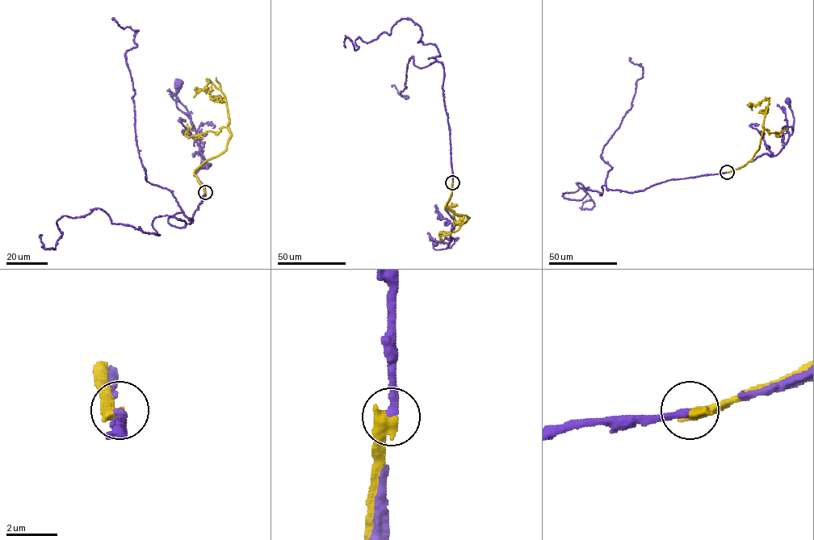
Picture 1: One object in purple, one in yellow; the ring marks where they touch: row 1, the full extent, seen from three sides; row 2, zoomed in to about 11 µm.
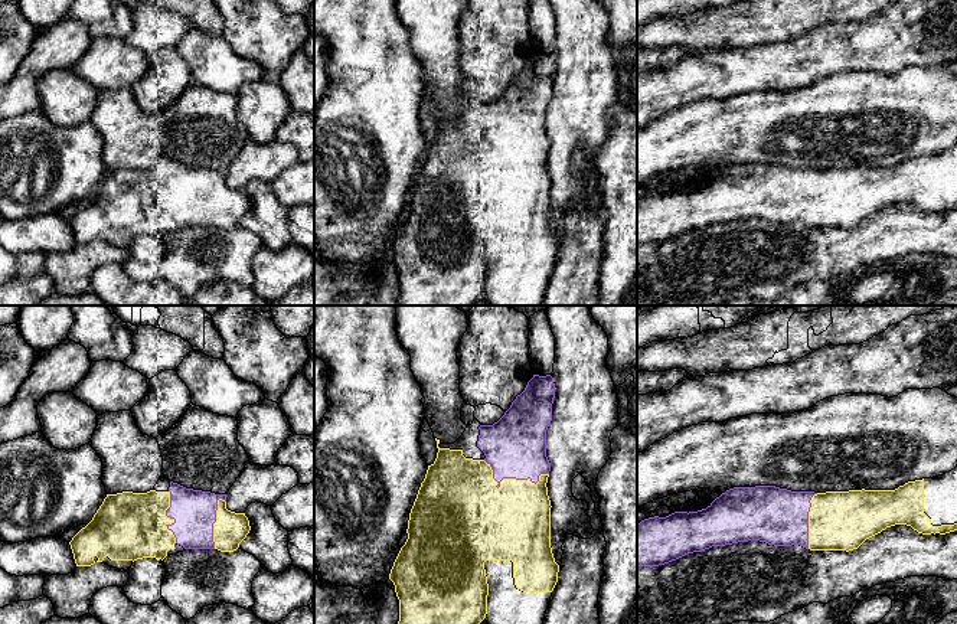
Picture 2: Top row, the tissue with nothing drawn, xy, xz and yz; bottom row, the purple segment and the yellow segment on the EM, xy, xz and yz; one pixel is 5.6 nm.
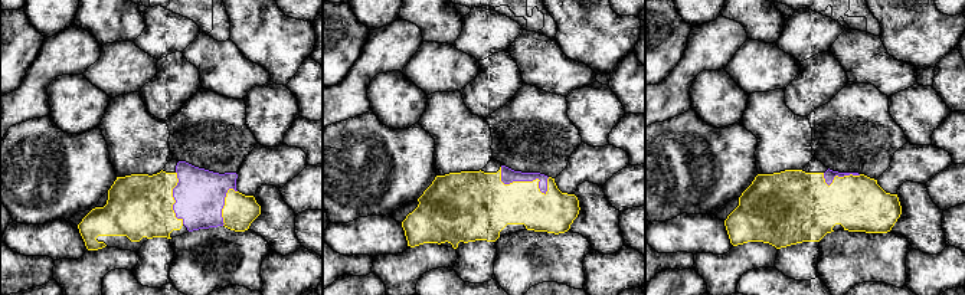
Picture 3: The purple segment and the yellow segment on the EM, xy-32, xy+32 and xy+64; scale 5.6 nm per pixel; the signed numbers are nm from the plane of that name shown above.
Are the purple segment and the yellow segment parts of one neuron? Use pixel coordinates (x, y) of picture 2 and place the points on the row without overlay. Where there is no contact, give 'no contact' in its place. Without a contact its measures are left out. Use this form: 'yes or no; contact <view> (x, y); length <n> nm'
no; contact xz (513, 154); length 380 nm

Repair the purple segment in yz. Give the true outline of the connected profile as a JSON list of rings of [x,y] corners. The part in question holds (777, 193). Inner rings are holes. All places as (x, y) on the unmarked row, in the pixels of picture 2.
[[[775,163],[734,164],[706,186],[675,189],[637,200],[637,244],[659,244],[712,223],[760,218],[774,223],[800,222],[809,226],[809,189],[814,169],[791,169]]]

